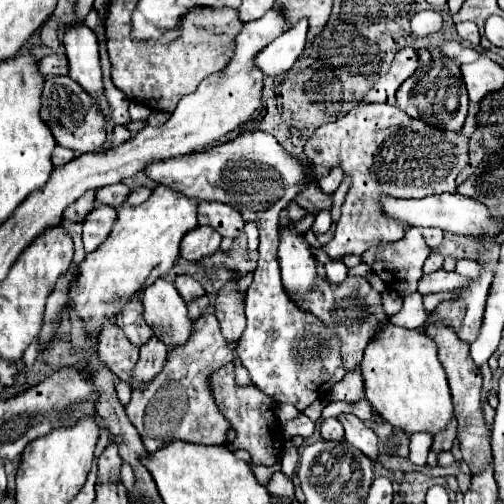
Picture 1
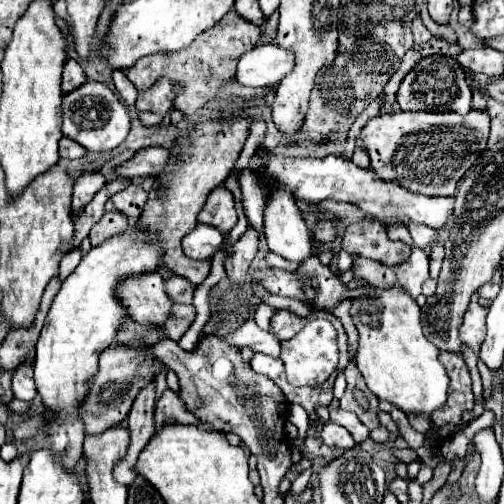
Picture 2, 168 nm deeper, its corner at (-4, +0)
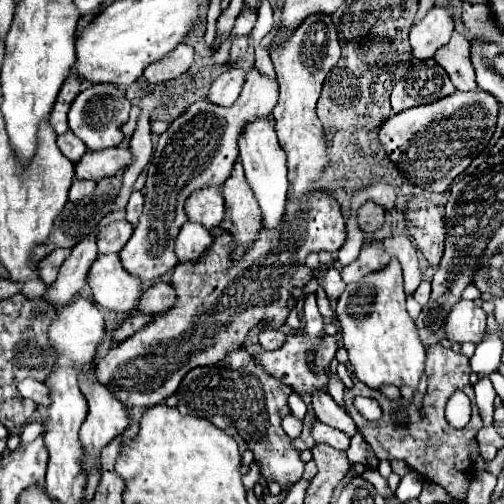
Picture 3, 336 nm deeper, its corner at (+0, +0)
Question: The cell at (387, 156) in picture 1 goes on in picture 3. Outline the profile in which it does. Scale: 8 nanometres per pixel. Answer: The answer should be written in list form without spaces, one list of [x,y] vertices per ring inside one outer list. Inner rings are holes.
[[[484,90],[454,92],[430,106],[418,106],[390,116],[378,132],[380,144],[398,172],[412,186],[432,192],[448,192],[452,180],[488,146],[496,128],[498,102]]]

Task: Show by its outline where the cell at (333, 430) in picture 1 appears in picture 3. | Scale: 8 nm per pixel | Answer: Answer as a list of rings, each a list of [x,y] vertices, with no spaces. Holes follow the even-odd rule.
[[[314,422],[312,438],[318,444],[328,444],[328,446],[332,446],[336,450],[348,450],[348,446],[350,446],[350,438],[344,432],[336,430],[336,428],[330,428],[330,426],[322,424],[322,422]]]

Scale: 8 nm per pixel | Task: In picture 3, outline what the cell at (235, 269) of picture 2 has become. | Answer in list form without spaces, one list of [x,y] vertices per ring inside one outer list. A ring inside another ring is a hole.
[[[240,162],[234,164],[230,178],[224,182],[222,194],[226,200],[226,216],[222,228],[230,230],[236,242],[236,248],[230,256],[232,262],[240,262],[246,250],[250,250],[250,244],[254,244],[254,240],[262,230],[262,212],[244,178]]]

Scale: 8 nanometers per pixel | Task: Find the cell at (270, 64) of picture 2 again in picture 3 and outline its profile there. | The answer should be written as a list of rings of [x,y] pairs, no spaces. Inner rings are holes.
[[[230,68],[224,70],[220,76],[216,76],[216,80],[212,82],[210,90],[208,90],[208,100],[212,104],[220,104],[220,106],[232,106],[246,82],[246,70],[244,68]]]

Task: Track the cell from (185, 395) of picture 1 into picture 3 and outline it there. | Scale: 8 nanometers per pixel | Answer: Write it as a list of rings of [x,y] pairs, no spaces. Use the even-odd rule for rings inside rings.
[[[262,330],[260,336],[258,336],[260,346],[264,350],[276,350],[276,348],[280,348],[282,342],[284,342],[284,338],[286,338],[286,334],[280,332],[280,330]]]

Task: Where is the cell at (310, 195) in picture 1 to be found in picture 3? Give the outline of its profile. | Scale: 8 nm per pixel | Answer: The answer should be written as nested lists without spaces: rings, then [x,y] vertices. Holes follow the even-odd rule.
[[[366,202],[366,206],[362,206],[358,210],[358,226],[362,226],[362,230],[366,232],[374,232],[384,224],[384,208],[374,204],[374,202]]]

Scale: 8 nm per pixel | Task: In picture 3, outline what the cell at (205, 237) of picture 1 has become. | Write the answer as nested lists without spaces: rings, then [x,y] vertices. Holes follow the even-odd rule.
[[[186,222],[176,238],[176,256],[180,262],[192,262],[200,254],[204,254],[212,242],[214,236],[210,234],[210,230],[194,222]]]

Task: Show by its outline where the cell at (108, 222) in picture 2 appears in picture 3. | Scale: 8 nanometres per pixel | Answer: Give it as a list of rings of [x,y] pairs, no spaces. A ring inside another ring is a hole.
[[[114,220],[108,226],[100,228],[98,232],[98,252],[100,254],[110,254],[110,252],[120,252],[122,246],[128,242],[132,236],[132,224],[126,220]]]

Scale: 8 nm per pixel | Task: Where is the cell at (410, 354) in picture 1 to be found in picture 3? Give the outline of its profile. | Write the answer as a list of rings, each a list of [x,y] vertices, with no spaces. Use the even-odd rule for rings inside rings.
[[[398,260],[390,262],[382,272],[368,274],[364,278],[360,278],[358,282],[348,284],[344,294],[338,298],[336,318],[340,320],[340,326],[342,326],[344,348],[348,350],[348,358],[350,358],[348,362],[352,364],[360,382],[364,382],[368,388],[374,388],[374,390],[378,390],[386,384],[392,384],[398,388],[400,386],[410,386],[414,390],[418,388],[418,382],[424,376],[426,348],[420,342],[416,324],[406,310],[406,294],[402,290],[402,268],[400,268]]]

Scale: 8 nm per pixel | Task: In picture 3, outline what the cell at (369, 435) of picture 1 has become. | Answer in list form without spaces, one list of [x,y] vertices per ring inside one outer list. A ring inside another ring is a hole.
[[[316,392],[312,394],[312,408],[316,412],[316,418],[332,428],[342,430],[348,436],[354,436],[358,432],[354,420],[344,412],[340,404],[336,404],[326,392]]]

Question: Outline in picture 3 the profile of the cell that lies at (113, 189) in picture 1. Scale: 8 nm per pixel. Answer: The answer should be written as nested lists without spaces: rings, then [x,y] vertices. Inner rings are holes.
[[[134,190],[132,196],[130,196],[130,202],[128,202],[128,206],[126,206],[126,220],[128,220],[132,226],[136,226],[138,216],[142,214],[142,204],[144,204],[142,192]]]

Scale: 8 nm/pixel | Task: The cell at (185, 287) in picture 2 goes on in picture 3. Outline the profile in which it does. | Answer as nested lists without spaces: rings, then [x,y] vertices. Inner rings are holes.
[[[158,282],[154,286],[150,286],[142,298],[140,298],[140,306],[138,312],[146,312],[146,314],[158,314],[162,310],[170,310],[176,302],[176,290],[170,282]]]

